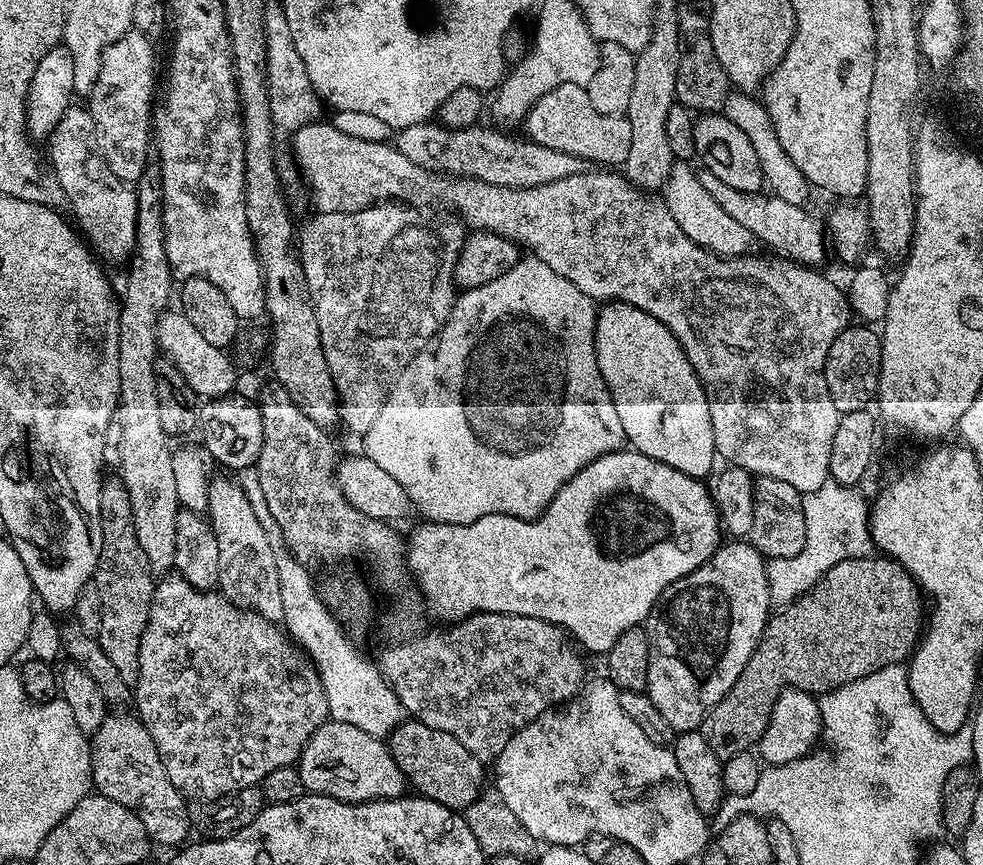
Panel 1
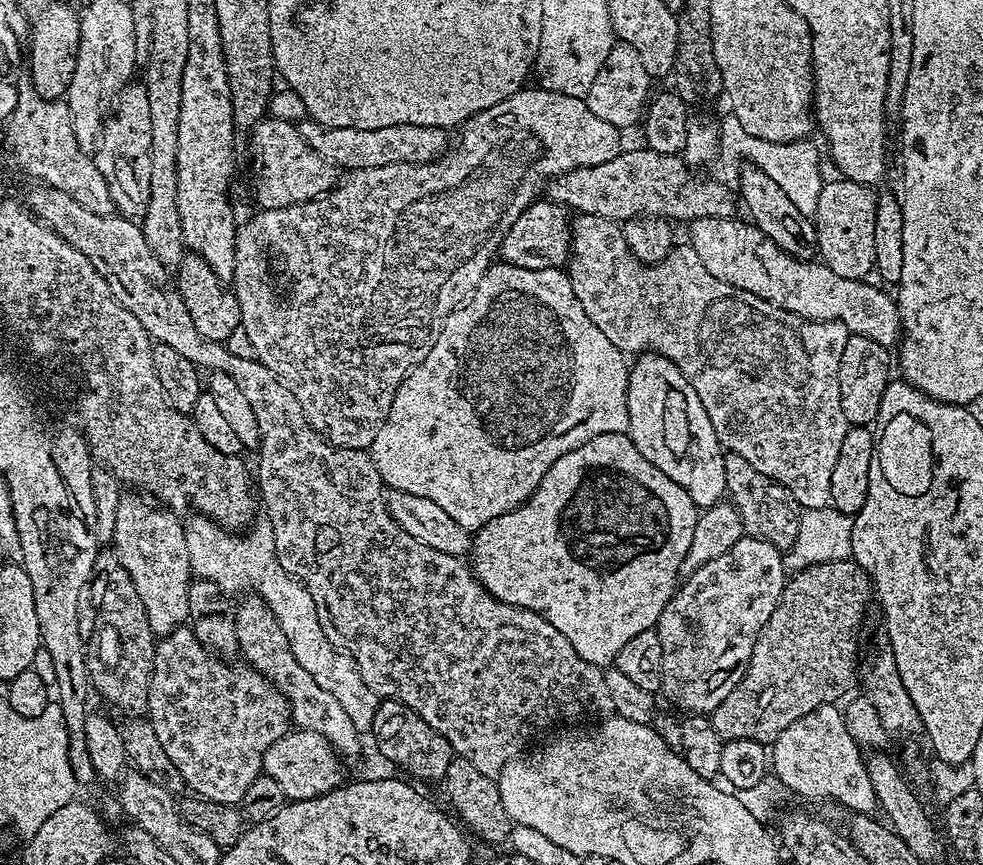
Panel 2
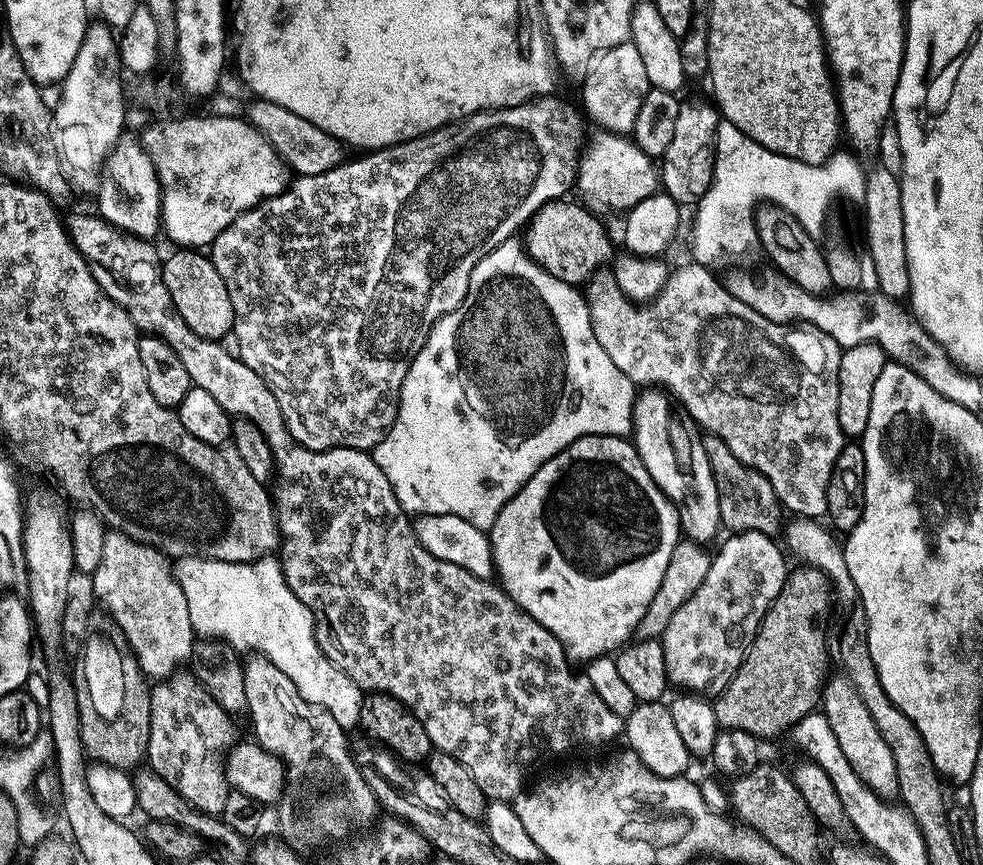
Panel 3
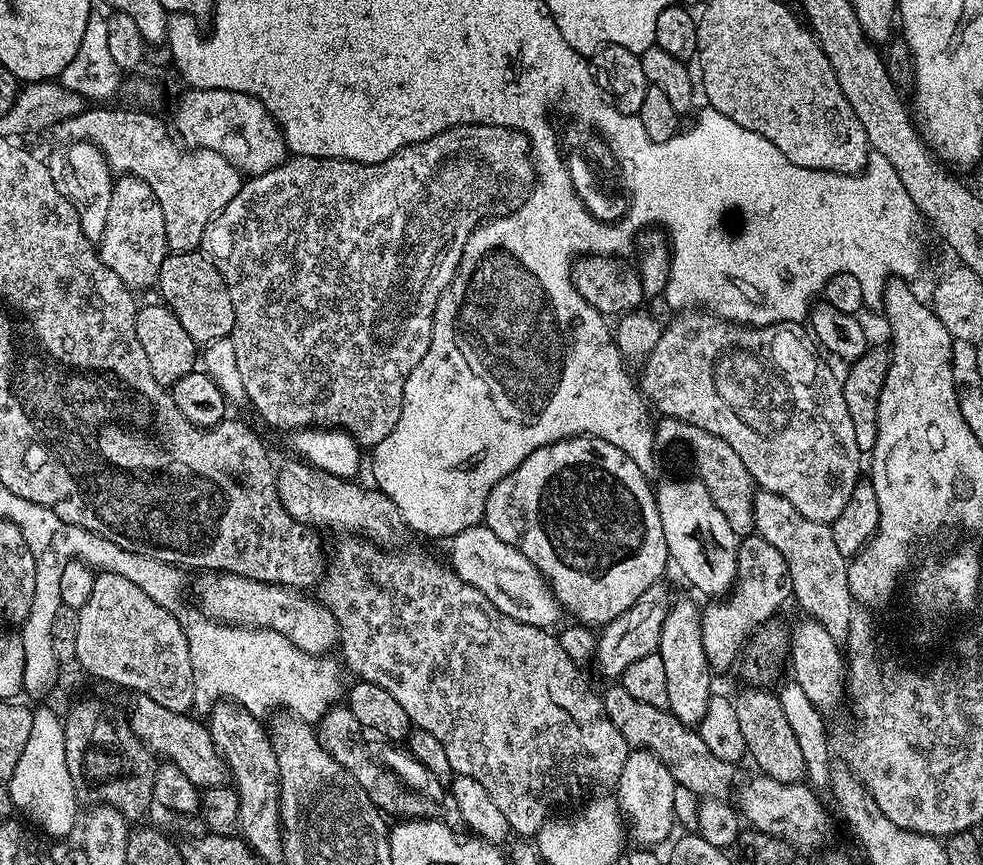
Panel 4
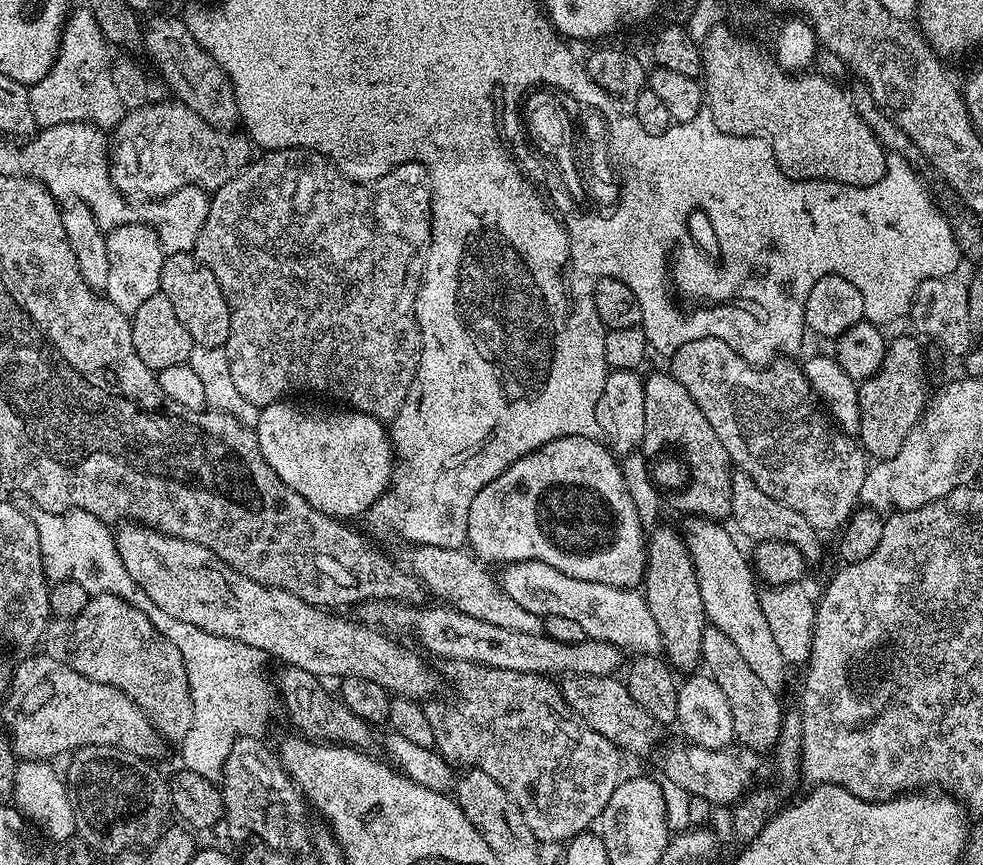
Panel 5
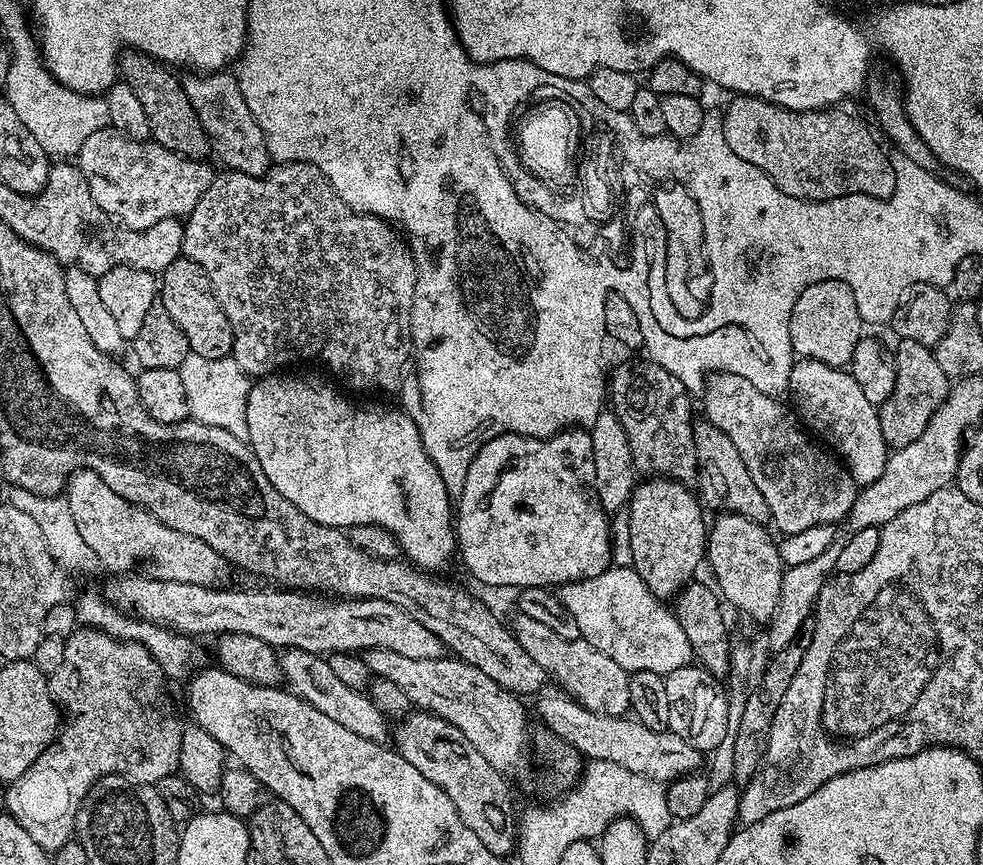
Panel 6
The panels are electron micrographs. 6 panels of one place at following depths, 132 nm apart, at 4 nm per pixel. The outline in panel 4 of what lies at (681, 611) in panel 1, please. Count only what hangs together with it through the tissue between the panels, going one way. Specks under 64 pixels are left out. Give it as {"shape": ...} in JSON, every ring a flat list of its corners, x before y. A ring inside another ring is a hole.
{"shape":[[755,534,740,540,738,550,738,570,736,583,731,592,723,598,713,599,703,605,700,613,702,626,702,650,706,650,706,658,710,662,713,673,724,672,732,663,739,661,742,649,747,645,751,635,762,624,777,615,776,611,792,596,790,570,786,566,786,558]]}

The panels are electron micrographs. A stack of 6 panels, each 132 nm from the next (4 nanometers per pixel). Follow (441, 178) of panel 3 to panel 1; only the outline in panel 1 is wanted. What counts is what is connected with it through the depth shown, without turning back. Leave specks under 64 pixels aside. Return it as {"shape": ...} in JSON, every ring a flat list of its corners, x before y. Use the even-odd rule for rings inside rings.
{"shape":[[565,82,562,86,554,86,524,117,522,125,527,139,536,144,550,146,550,150,562,150,566,154,574,154,585,162,596,166,622,166,626,162,626,154,630,154,630,122,627,115,601,114,590,103,587,87,580,82],[385,202,372,204,357,212,316,212,313,220,304,224,304,229,298,232,298,255,300,264,306,274,308,293,314,306,314,314,318,318,318,334,322,338,322,350,326,354,326,366,332,375,332,381,336,387,336,399,340,406,340,424,348,427,350,431,363,434,374,426,378,414,382,414,382,406,388,401,388,394,392,391,392,385,396,383,396,377,404,371,404,367,413,358,420,355,439,336,441,328,448,320,452,307,456,304,458,285,456,283,456,263,460,247,464,244,466,228,463,223,439,224,435,215,427,211,412,208,408,204,399,202]]}

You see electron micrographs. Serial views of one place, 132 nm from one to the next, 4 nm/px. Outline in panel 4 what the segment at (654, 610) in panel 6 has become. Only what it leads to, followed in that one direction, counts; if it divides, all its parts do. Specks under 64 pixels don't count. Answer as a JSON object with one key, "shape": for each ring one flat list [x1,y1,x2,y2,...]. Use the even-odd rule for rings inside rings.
{"shape":[[483,523,475,524,474,527,451,537,450,544,452,549,448,556,452,559,451,570,458,574,458,578,462,578,462,582,482,590,482,594,486,594,486,598,494,602,494,606,503,616,526,622,526,626,535,628,551,629,552,624,561,623,560,603,548,587,548,582,538,570,538,566,534,566,534,562,530,562,530,558,526,558,522,550,502,542,502,538,494,534,494,530,490,530]]}

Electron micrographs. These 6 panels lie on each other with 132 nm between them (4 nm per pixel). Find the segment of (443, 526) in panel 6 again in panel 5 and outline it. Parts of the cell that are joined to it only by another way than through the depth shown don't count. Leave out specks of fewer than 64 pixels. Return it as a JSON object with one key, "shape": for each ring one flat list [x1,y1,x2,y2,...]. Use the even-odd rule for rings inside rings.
{"shape":[[292,402,268,404,260,409,260,417,254,425,262,458,270,462,274,474,278,474,278,478,282,478,282,482,286,482,290,490,302,494,302,498,306,498,310,506,314,506,322,514,337,518,349,518,348,516,356,516,359,512,367,513,391,484,394,471,392,437,385,421,355,410,343,411,324,412,319,416,316,412,303,412,302,409,295,408]]}

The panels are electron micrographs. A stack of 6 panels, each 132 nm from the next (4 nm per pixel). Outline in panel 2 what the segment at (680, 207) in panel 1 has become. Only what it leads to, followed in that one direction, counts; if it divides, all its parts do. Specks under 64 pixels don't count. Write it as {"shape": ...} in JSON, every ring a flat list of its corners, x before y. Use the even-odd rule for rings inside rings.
{"shape":[[698,218,691,221,687,228,687,243,694,250,694,254,698,254,702,266,706,266,710,274,714,274,714,278,738,290,746,290,784,312,793,312,807,320,840,320,851,335,874,338,874,342,890,350,897,347,902,336,900,306,891,295,887,296,883,292,883,287,875,288,874,285,868,284,870,282,867,279,842,278,821,262,795,260,790,254,786,254,786,250,774,246,774,242,770,242,770,238,762,234,762,230,748,222,743,224,740,218]]}

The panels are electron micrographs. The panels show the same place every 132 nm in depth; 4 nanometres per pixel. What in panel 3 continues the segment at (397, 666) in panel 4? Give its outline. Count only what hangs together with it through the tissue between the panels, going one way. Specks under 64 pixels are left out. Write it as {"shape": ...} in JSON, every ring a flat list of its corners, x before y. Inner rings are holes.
{"shape":[[96,214,76,216,69,221,68,228,71,238,76,244,76,249,92,265,92,273,98,284,102,286,105,294,111,300,118,302,128,310,137,329,144,334,161,336,170,346,170,350,174,350,174,354,178,354,178,359,181,360,182,366,186,366,186,374,190,374,195,387,208,391,222,406,222,410,228,412,229,416,254,422,254,426,258,426,258,430,262,430,266,442,270,442,270,450,276,459,279,475,281,477,284,475,292,483,282,485,280,494,276,494,274,498,276,521,280,524,282,539,282,545,278,550,278,559,290,590,294,590,296,597,312,611,313,617,316,619,316,641,320,649,324,651,324,656,330,658,330,662,334,662,365,693,385,692,398,698,398,702,405,704,418,718,418,722,422,722,422,726,426,726,426,734,430,734,433,749,458,758,458,762,462,762,462,766,466,766,466,770,470,770,470,778,474,778,474,782,478,782,478,786,489,801,515,801,516,797,525,791,524,779,528,776,528,768,534,767,543,756,560,756,563,752,574,751,575,748,600,748,603,744,610,743,611,740,621,739,622,733,625,731,625,721,618,714,614,714,614,710,610,710,610,706,606,706,606,702,602,702,602,698,598,698,598,694,594,694,594,686,590,686,590,678,587,674,580,673,579,676,578,673,572,672,573,665,565,654,564,647,558,642,558,638,554,638,554,634,550,634,550,630,546,630,546,626,542,626,537,620,530,618,530,614,523,612,508,597,505,589,497,583,478,578,474,574,462,570,462,566,454,566,454,562,442,562,442,558,434,558,434,554,430,554,430,550,426,550,426,546,422,546,422,542,418,542,416,529,409,513,402,510,390,482,386,482,386,474,382,474,382,470,378,470,378,466,367,451,359,448,331,448,325,452,315,452,299,444,290,434,282,410,278,406,278,398,274,398,272,388,264,381,264,377,259,372,250,370,250,366,246,366,246,362,242,362,239,356,226,354,226,350,218,340,202,338,198,334,194,334,194,330,190,330,190,326,186,326,186,318,182,318,182,314,178,314,178,310,174,306,174,298,170,298,170,290,166,290,162,256,161,253,156,253,155,243,152,240,139,240,136,236,130,236,113,228,107,220]]}

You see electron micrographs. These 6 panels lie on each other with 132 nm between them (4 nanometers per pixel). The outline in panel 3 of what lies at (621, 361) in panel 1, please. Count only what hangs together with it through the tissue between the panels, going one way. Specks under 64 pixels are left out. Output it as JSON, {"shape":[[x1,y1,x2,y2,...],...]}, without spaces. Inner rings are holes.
{"shape":[[644,390,637,395,632,411,632,431,638,454,646,470,650,470,650,478,654,478,658,490,662,490,666,499,676,507,681,533,701,546,707,545,707,540,714,539,722,525,718,486,714,486,714,474,710,474,710,458,706,458,701,433,660,390]]}

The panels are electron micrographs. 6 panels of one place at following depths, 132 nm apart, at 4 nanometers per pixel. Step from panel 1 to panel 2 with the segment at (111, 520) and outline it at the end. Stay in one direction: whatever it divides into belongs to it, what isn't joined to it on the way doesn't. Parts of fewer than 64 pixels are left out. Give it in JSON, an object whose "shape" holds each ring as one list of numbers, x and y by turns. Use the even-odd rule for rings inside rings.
{"shape":[[97,551,96,566,90,581,92,589,92,605,96,608,96,618,98,627,94,637,96,653,88,656,88,670,91,683,128,718,140,718,148,711,148,687,152,677,152,667,154,666,154,654,156,653,156,640,149,628,146,612,142,602,138,598,138,590,134,590,134,582,130,582,130,574,122,566,122,562,117,558,115,551]]}

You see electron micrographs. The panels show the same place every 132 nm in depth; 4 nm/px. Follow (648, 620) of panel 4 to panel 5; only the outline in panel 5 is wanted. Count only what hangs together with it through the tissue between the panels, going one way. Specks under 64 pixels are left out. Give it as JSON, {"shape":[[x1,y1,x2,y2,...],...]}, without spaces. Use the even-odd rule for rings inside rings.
{"shape":[[378,600,365,602,359,605,359,619,365,625,375,626,385,634,397,634,396,632,409,632,422,647,425,653,433,652,441,656,447,662,474,662,484,664,487,668,505,668,506,670,518,670,519,672,537,672,539,676,551,677,552,672,567,674,569,676,616,676,625,663,626,656,621,648,613,644,604,644,601,640,589,640,587,638,578,644,558,642,554,638,543,634,518,634,518,630,502,630,502,626,490,626,490,622,482,622,482,618,470,618,470,614,462,614,457,608,436,606,440,608,428,608,429,606,405,606,400,602]]}

